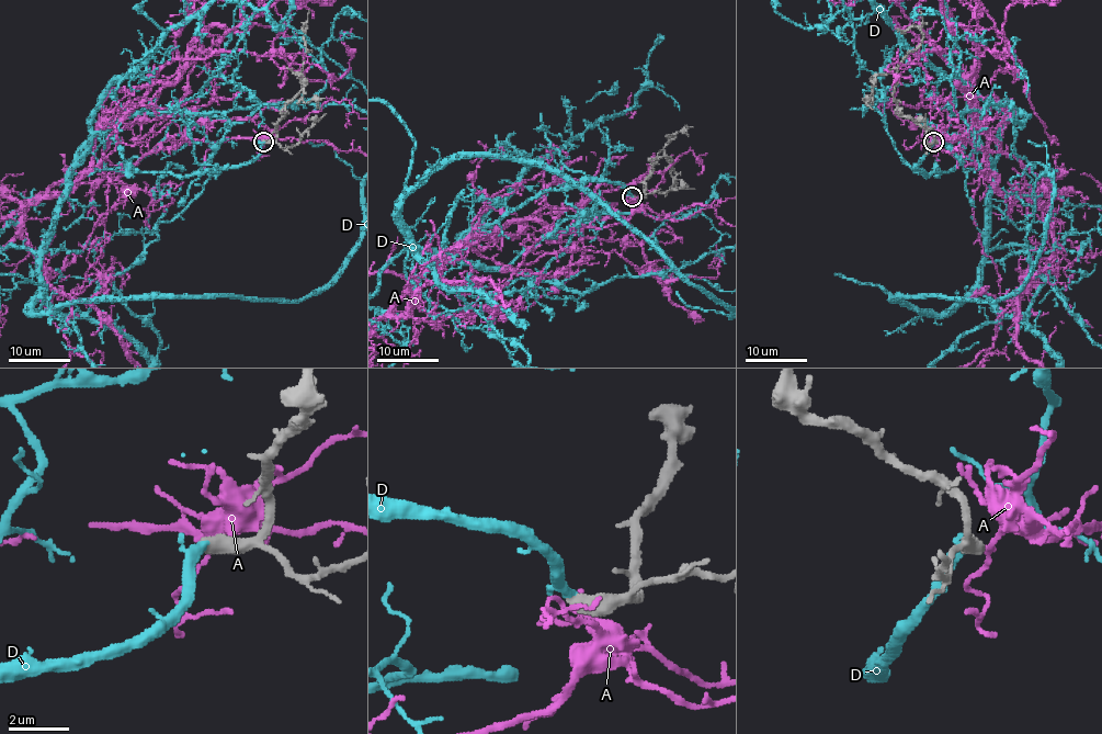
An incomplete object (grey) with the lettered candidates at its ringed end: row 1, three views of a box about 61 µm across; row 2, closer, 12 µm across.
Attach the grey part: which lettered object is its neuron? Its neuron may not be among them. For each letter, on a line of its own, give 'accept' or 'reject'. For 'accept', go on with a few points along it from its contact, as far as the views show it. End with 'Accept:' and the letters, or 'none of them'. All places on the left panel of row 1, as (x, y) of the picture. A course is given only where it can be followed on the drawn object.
A: reject
D: accept
Accept: D

